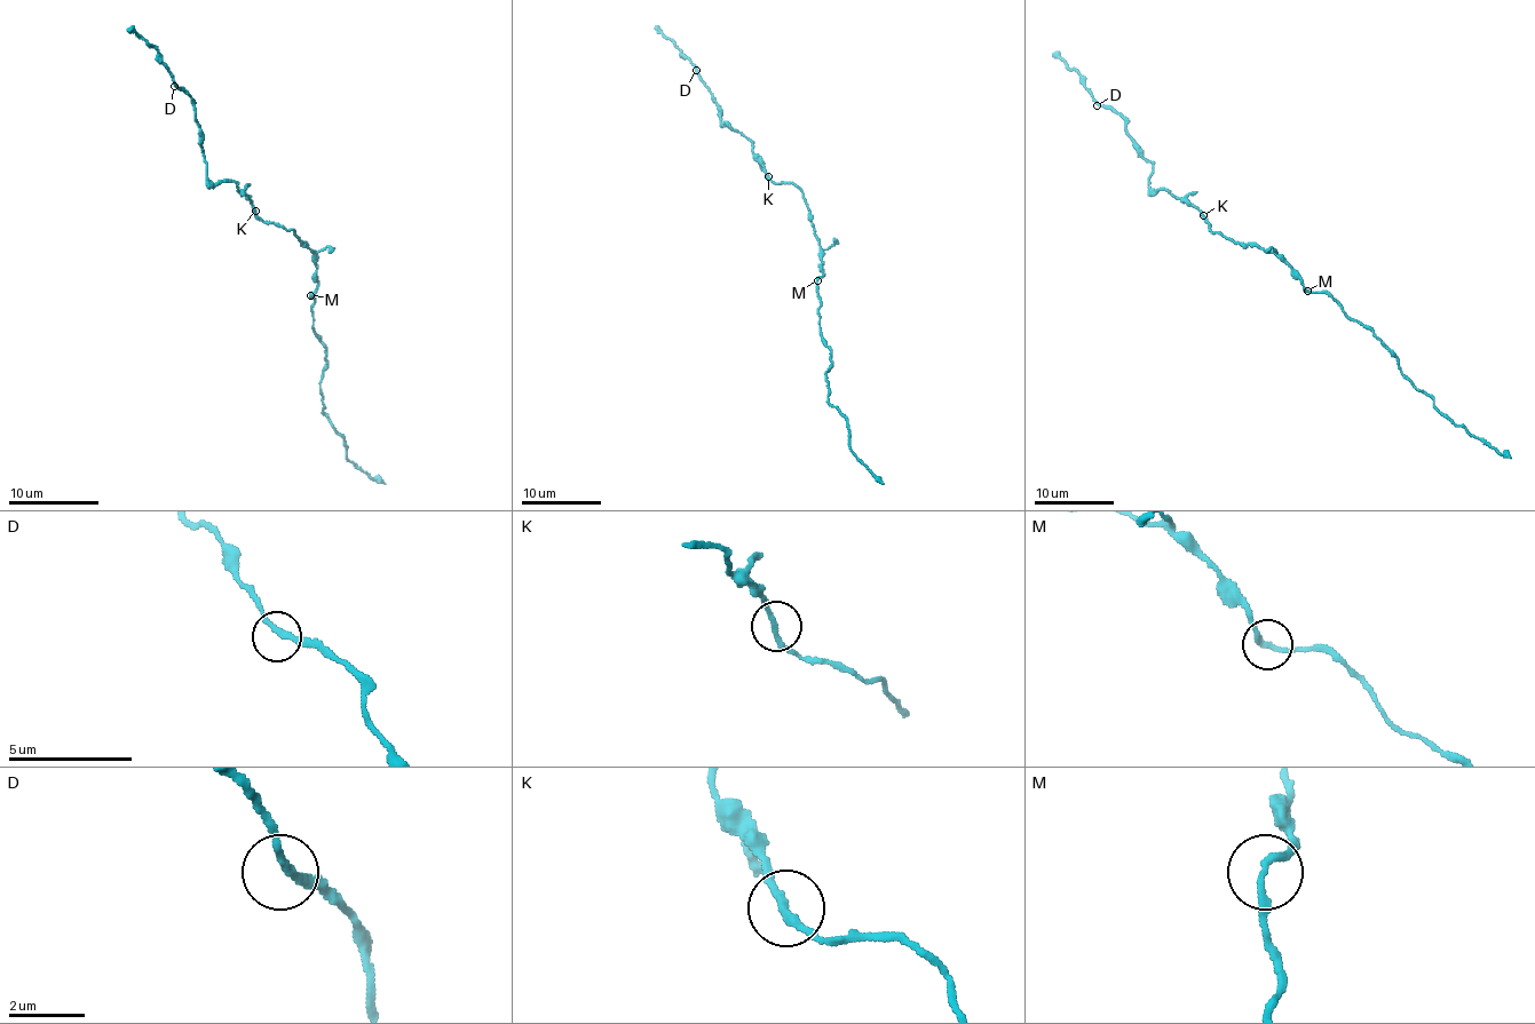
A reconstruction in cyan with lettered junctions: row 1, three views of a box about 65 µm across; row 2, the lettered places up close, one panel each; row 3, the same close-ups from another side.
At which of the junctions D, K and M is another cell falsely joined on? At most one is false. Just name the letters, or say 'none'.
none

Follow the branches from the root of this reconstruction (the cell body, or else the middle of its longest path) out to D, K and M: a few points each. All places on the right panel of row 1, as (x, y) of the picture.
D: (1253, 245), (1213, 233), (1195, 207), (1165, 189), (1153, 191), (1147, 185), (1153, 165), (1125, 121), (1097, 105)
K: (1253, 245), (1235, 243), (1213, 233), (1203, 215)
M: (1253, 245), (1273, 251), (1307, 291)

